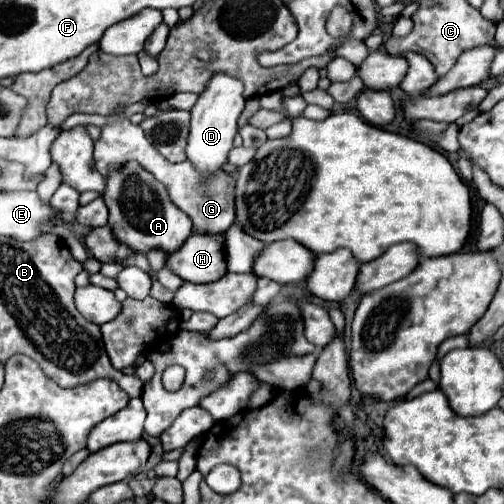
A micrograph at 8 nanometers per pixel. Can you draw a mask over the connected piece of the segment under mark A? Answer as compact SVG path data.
M137 161L109 169L105 179L103 201L109 209L109 225L117 237L133 247L139 253L161 247L165 253L171 253L183 245L183 241L193 233L191 219L171 201L165 185L161 185L149 171L141 169Z

